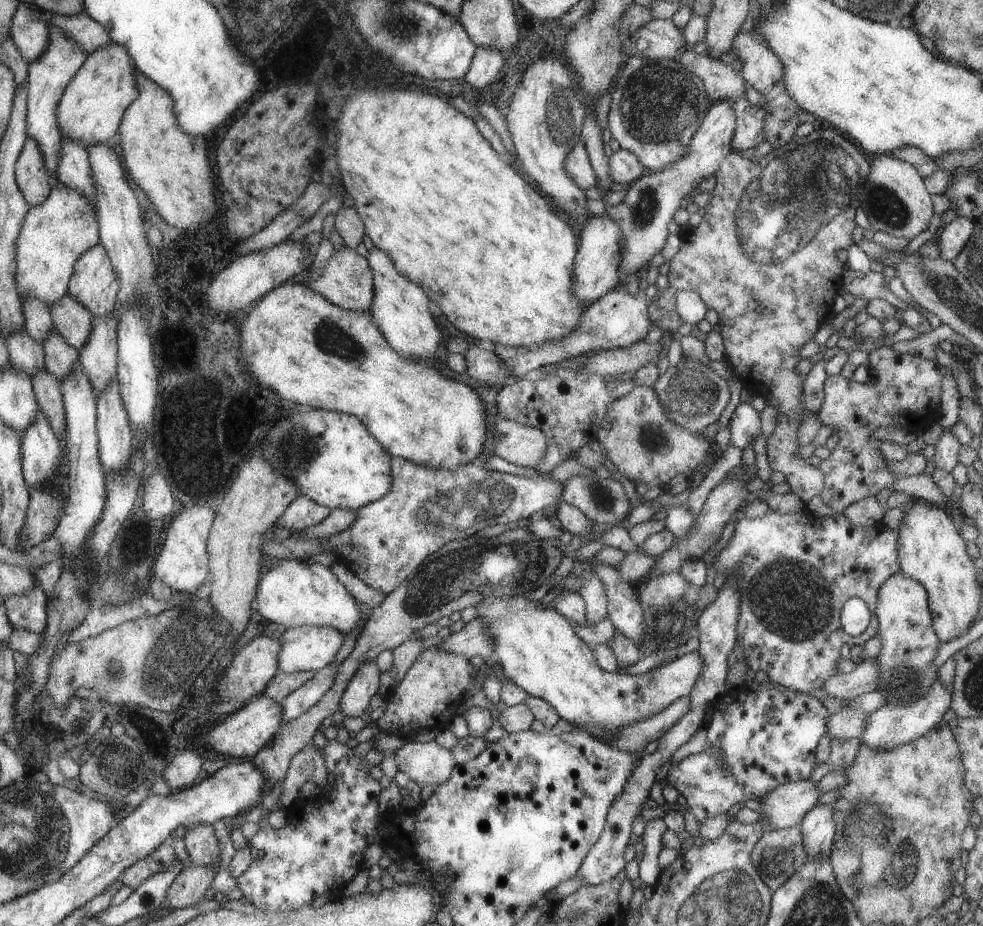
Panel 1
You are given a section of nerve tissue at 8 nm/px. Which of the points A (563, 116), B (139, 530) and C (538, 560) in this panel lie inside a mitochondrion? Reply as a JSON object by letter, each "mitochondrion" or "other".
{"A":"mitochondrion","B":"other","C":"mitochondrion"}

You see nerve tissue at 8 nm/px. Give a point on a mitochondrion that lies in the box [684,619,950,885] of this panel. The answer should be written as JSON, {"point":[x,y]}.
{"point":[904,682]}

